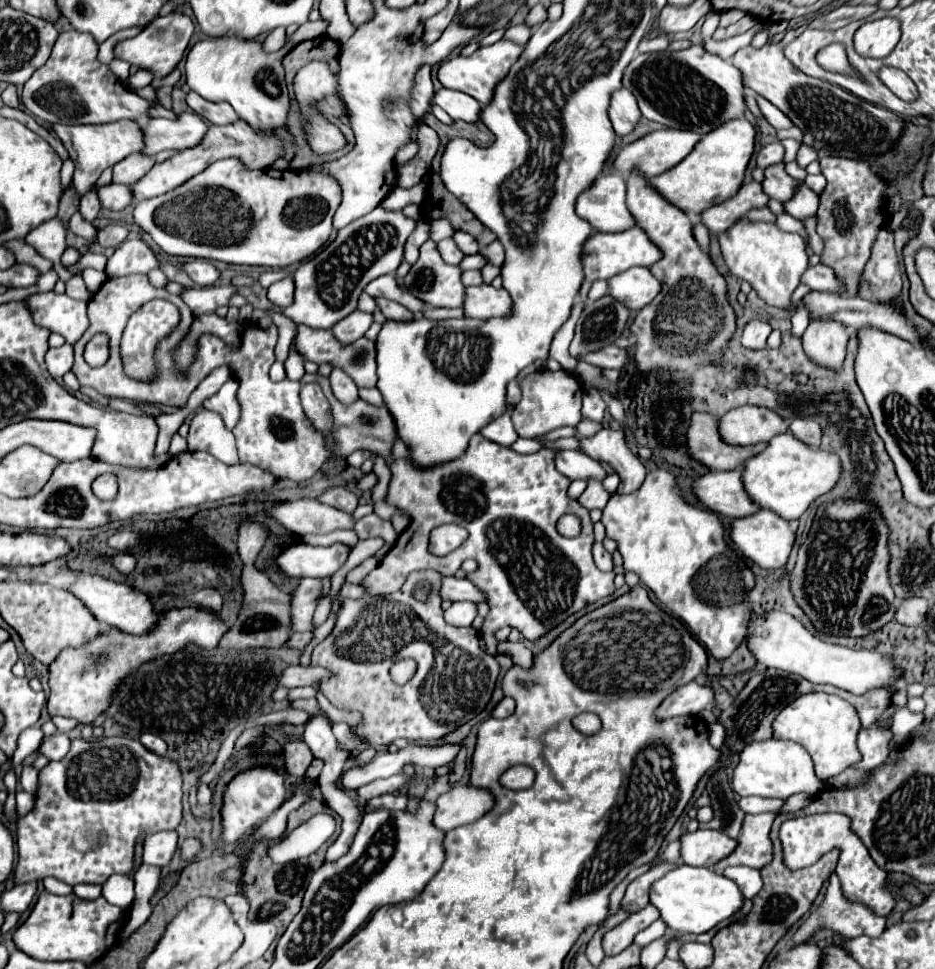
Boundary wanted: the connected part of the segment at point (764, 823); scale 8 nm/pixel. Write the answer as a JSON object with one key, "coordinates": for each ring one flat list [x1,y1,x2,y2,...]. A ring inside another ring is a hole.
{"coordinates":[[774,813,746,815,744,833,738,839,738,847,732,855,714,865,716,871,724,871,730,865,748,865,762,869,772,859,772,841,770,827,774,821]]}

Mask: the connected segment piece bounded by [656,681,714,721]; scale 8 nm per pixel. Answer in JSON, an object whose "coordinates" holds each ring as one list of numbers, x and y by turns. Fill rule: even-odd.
{"coordinates":[[692,681,684,687,678,687,670,697,662,701,662,705,656,711,656,719,662,721,678,715,696,715,708,705,712,705,712,701,714,701,712,689]]}

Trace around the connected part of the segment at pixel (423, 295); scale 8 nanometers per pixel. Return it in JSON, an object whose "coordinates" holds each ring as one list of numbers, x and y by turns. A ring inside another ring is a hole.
{"coordinates":[[428,239,422,247,420,247,420,257,418,261,412,265,410,273,404,277,404,287,418,299,422,299,424,303,428,303,430,307,462,307,464,303,464,285,462,285,462,269,444,263,444,259,440,257,438,245]]}

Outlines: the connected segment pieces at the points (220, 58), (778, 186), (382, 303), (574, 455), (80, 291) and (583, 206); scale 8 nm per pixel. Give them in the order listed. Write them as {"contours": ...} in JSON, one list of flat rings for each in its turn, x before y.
{"contours":[[[238,35,226,39,206,37,198,41,186,57,186,83,208,101,228,101,240,119,260,131,282,127,290,111,282,59,292,47,294,43,286,43,280,51,266,53,262,43,256,39,238,39]],[[778,163,778,165,772,165,766,169,766,179,762,183,766,195,770,195,772,199,780,201,780,203,786,203,794,197,796,193,796,187,798,187,798,179,790,177,786,171,784,171,784,165]],[[378,297,376,303,378,303,378,309,382,311,382,315,386,319,396,319,396,321,410,321,410,319,414,319,414,315,406,307,402,307,400,303,396,303,396,301]],[[568,449,560,451,558,457,556,457,556,467,570,481,574,481,574,479,602,481,606,477,606,471,598,461,590,459,584,453,578,453,578,451,568,451]],[[74,273,68,281,66,281,66,295,72,299,80,299,80,301,88,301,88,289,84,285,84,279,80,273]],[[620,173,600,175,594,181,594,185,578,197,576,213,602,233,620,233,620,231,634,227,636,219,630,215,630,211,626,207,626,179,624,179,624,175,620,175]]]}

